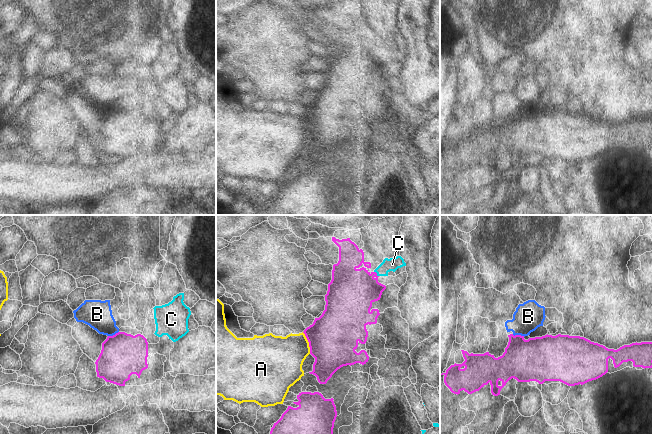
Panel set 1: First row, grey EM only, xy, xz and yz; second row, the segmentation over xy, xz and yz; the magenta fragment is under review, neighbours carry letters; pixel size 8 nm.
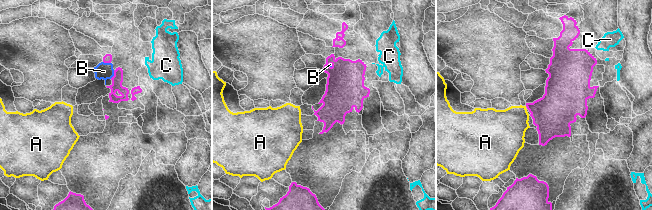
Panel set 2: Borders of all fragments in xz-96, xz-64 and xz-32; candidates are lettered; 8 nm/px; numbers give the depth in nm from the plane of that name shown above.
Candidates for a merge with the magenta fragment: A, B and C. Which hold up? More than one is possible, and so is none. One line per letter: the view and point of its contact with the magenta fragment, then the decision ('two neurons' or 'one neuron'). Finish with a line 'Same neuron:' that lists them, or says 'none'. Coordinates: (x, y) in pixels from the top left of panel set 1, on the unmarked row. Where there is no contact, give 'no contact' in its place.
A: meets magenta in xz at (309, 119); two neurons
B: meets magenta in yz at (518, 111); two neurons
C: meets magenta in xz at (376, 50); two neurons
Same neuron: none

